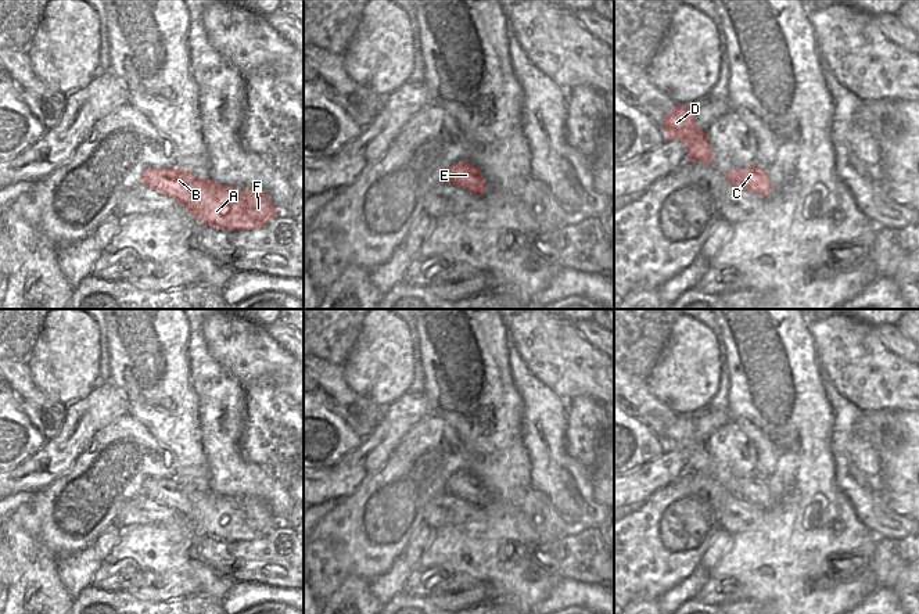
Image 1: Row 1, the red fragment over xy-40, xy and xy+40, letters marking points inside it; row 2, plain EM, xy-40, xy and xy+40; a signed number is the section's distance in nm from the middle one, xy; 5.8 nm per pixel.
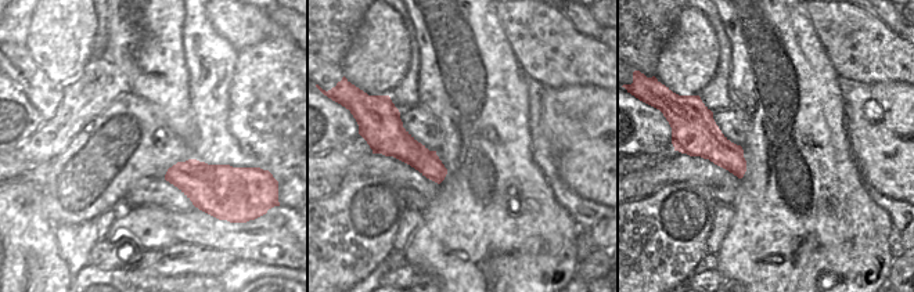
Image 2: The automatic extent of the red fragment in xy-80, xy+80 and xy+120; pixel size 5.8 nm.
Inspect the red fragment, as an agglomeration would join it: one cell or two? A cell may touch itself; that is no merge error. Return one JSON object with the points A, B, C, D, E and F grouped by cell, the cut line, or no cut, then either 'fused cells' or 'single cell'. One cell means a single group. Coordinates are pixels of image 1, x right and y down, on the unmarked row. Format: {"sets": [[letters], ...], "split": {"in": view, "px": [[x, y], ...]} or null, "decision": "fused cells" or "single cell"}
{"sets": [["A", "B", "C", "D", "E", "F"]], "split": null, "decision": "single cell"}

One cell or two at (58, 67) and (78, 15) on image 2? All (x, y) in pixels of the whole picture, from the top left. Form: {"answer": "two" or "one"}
{"answer": "one"}

